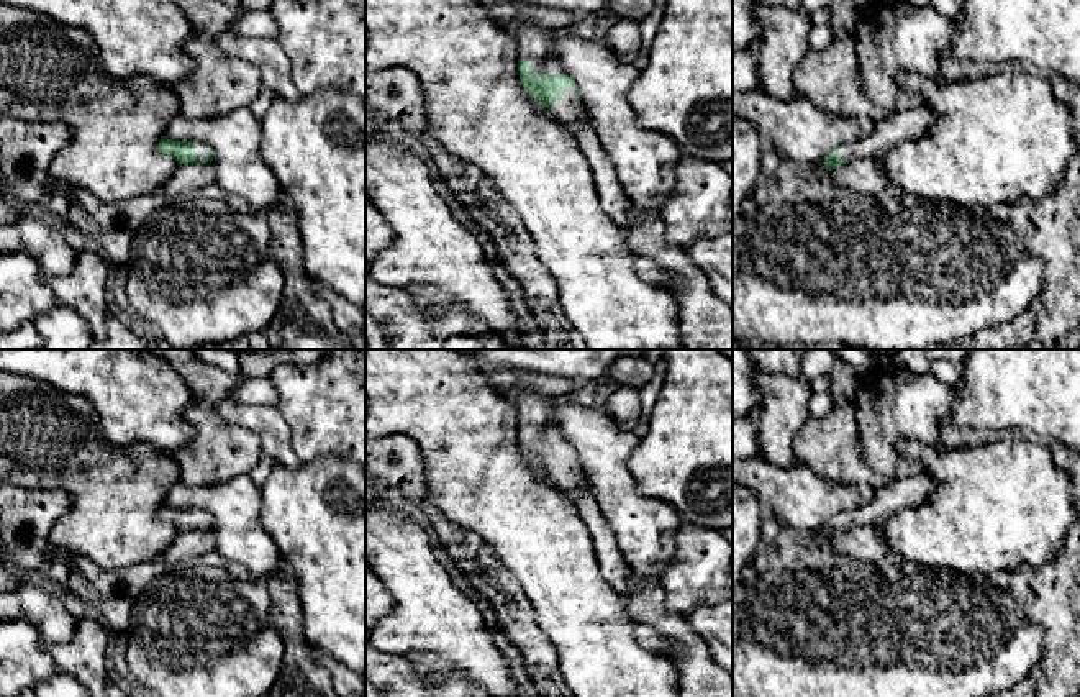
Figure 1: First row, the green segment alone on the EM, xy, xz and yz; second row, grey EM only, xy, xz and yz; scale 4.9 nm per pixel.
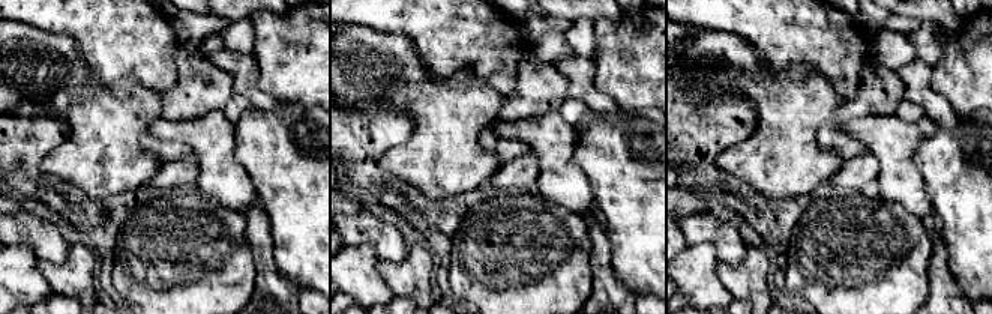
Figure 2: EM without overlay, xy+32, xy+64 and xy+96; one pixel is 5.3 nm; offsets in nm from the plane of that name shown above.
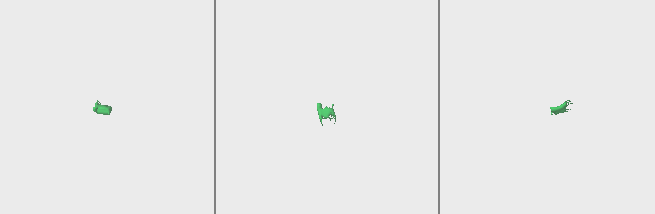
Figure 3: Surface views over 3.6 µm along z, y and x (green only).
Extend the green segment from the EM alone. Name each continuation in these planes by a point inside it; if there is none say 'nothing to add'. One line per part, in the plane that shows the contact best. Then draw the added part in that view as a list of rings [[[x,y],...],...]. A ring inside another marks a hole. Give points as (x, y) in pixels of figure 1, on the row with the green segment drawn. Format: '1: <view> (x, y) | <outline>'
1: xz (535, 43) | [[[524,23],[516,31],[518,56],[531,66],[531,75],[565,74],[560,61],[552,51],[552,28]]]
2: xz (567, 110) | [[[567,87],[564,95],[547,108],[549,115],[560,123],[572,136],[585,118],[582,100],[575,97],[575,90]]]

